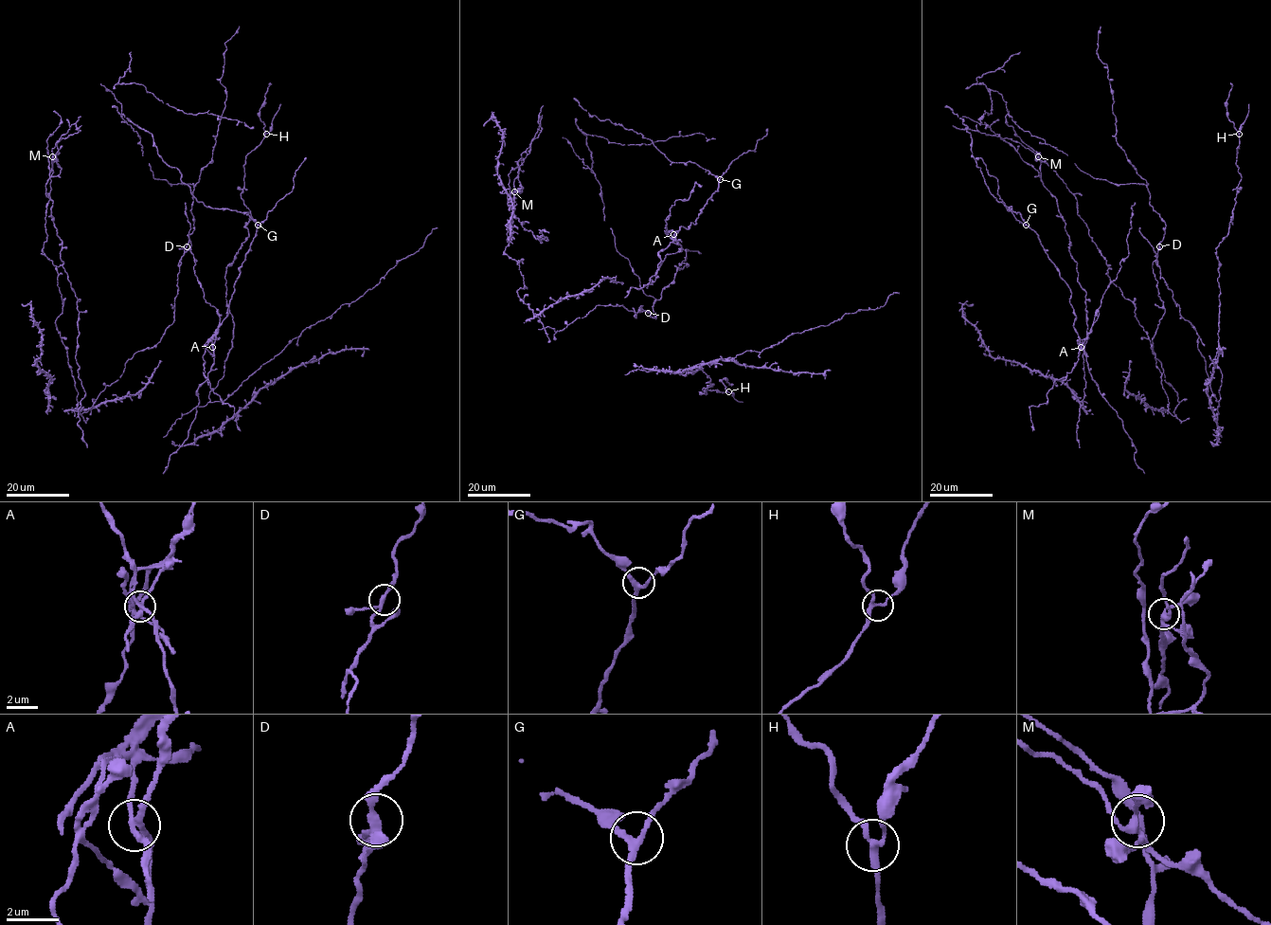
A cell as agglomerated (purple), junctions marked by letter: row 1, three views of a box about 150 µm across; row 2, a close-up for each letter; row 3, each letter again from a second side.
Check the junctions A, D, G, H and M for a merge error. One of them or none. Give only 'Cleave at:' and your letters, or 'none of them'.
Cleave at: A

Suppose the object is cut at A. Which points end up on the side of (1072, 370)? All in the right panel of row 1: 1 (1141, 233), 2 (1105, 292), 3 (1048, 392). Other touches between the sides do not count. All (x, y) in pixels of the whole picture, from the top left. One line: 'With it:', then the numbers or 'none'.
With it: 2, 3

